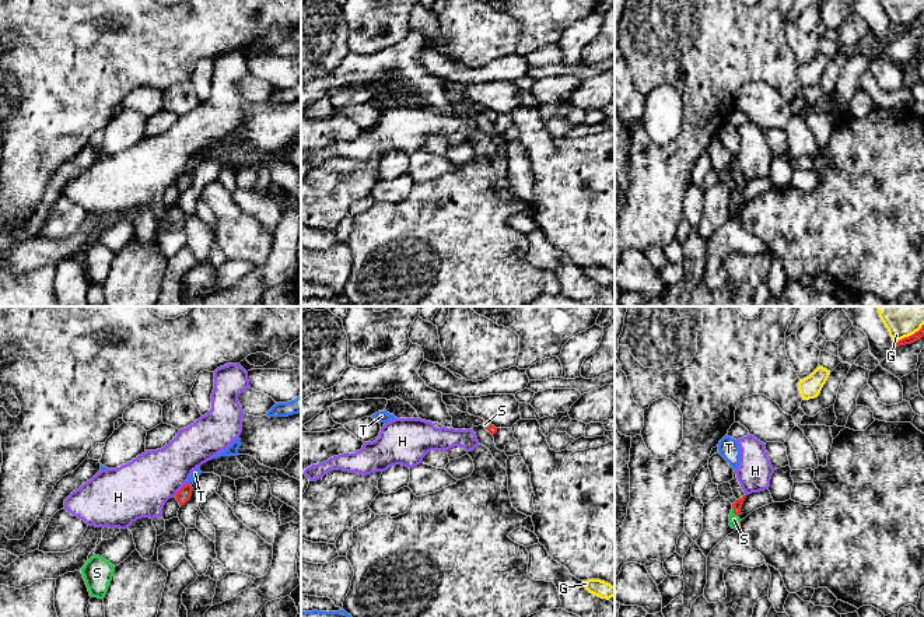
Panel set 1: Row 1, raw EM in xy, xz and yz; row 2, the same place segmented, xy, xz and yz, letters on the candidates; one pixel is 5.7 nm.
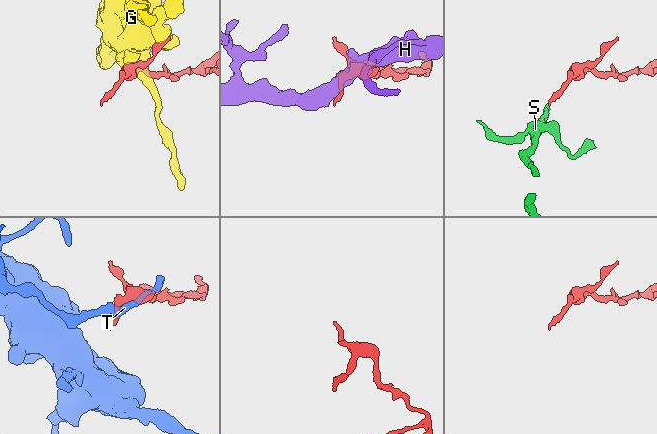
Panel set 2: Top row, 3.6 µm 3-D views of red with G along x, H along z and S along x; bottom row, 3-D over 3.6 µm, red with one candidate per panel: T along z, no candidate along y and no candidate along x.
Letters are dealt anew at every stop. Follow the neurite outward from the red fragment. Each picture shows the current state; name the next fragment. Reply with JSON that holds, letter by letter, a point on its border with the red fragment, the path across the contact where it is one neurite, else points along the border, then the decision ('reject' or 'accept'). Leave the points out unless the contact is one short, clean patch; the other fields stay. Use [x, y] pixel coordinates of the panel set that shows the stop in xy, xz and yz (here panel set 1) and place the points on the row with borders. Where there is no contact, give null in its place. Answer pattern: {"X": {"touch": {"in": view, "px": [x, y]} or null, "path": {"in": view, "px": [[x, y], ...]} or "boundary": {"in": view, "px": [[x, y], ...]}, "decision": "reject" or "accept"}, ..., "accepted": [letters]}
{"G": {"touch": {"in": "yz", "px": [909, 336]}, "decision": "reject"}, "H": {"touch": {"in": "xy", "px": [179, 490]}, "boundary": {"in": "xy", "px": [[184, 484], [174, 495]]}, "decision": "reject"}, "S": {"touch": {"in": "yz", "px": [734, 512]}, "path": {"in": "yz", "px": [[737, 505], [734, 512], [734, 519]]}, "decision": "accept"}, "T": {"touch": {"in": "xy", "px": [186, 484]}, "boundary": {"in": "xy", "px": [[189, 483], [185, 486]]}, "decision": "reject"}, "accepted": ["S"]}

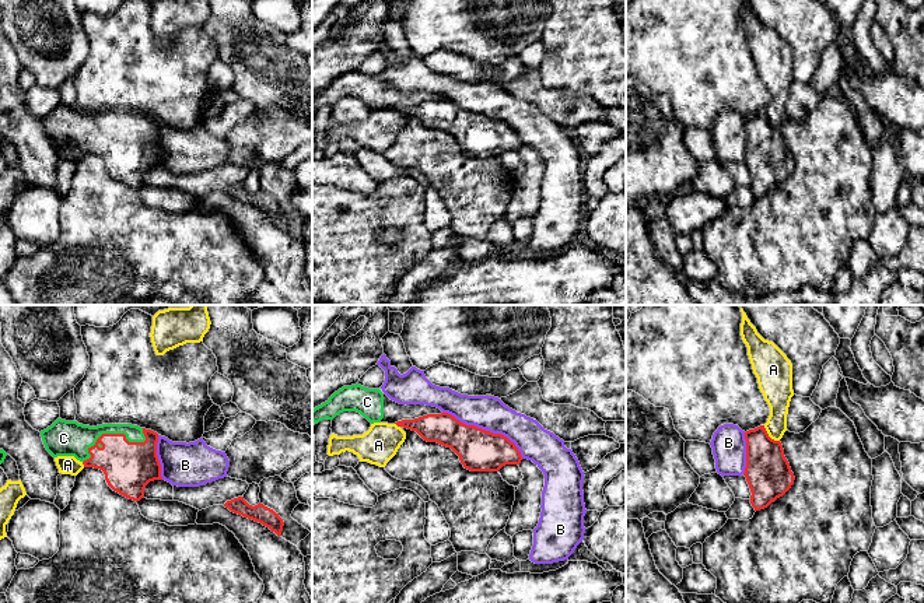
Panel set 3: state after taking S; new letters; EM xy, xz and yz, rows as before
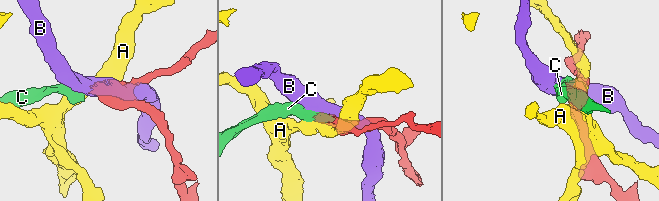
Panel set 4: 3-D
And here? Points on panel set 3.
{"A": {"touch": {"in": "yz", "px": [767, 435]}, "decision": "reject"}, "B": {"touch": {"in": "xz", "px": [485, 430]}, "decision": "reject"}, "C": {"touch": {"in": "xy", "px": [115, 434]}, "path": {"in": "xy", "px": [[128, 466], [115, 434], [72, 438]]}, "decision": "accept"}, "accepted": ["C"]}

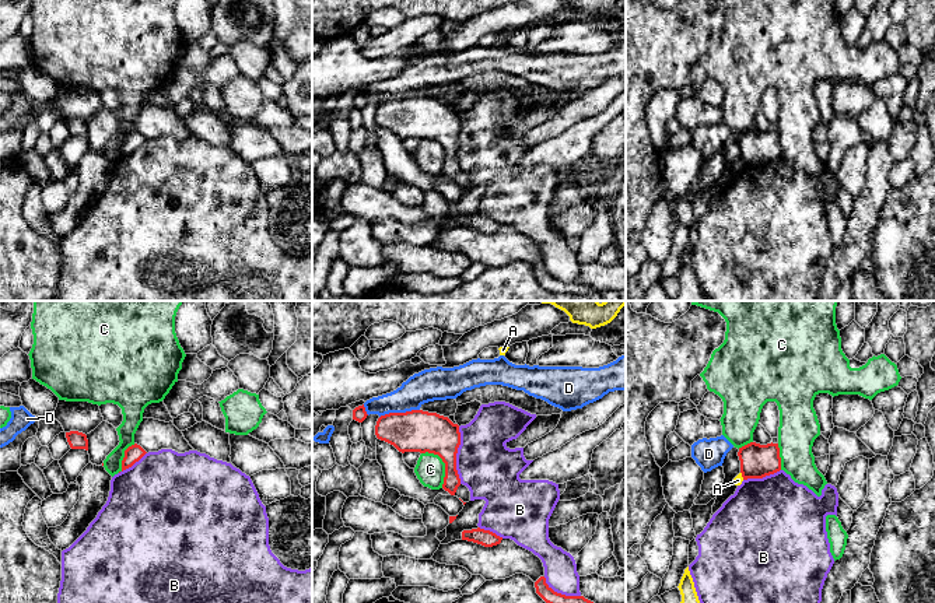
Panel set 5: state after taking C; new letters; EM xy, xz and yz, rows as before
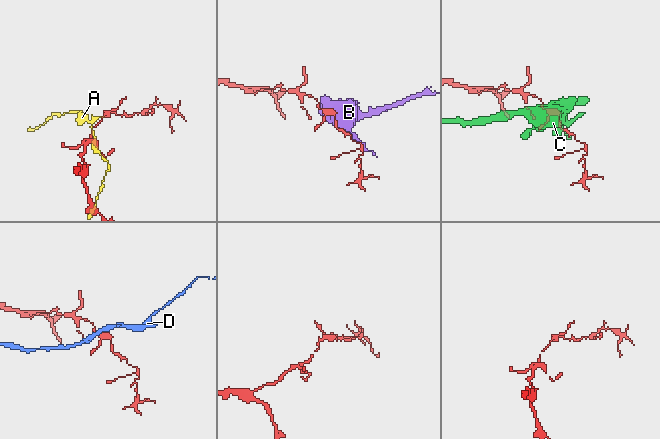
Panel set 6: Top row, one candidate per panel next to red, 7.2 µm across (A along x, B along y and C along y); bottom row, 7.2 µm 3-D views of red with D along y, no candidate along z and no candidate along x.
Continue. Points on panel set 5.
{"A": {"touch": {"in": "yz", "px": [742, 476]}, "boundary": {"in": "yz", "px": [[741, 472], [743, 479]]}, "decision": "reject"}, "B": {"touch": {"in": "xz", "px": [455, 455]}, "decision": "reject"}, "C": {"touch": {"in": "xz", "px": [444, 462]}, "decision": "reject"}, "D": {"touch": {"in": "xz", "px": [399, 413]}, "boundary": {"in": "xz", "px": [[419, 409], [385, 413], [380, 417]]}, "decision": "reject"}, "accepted": []}

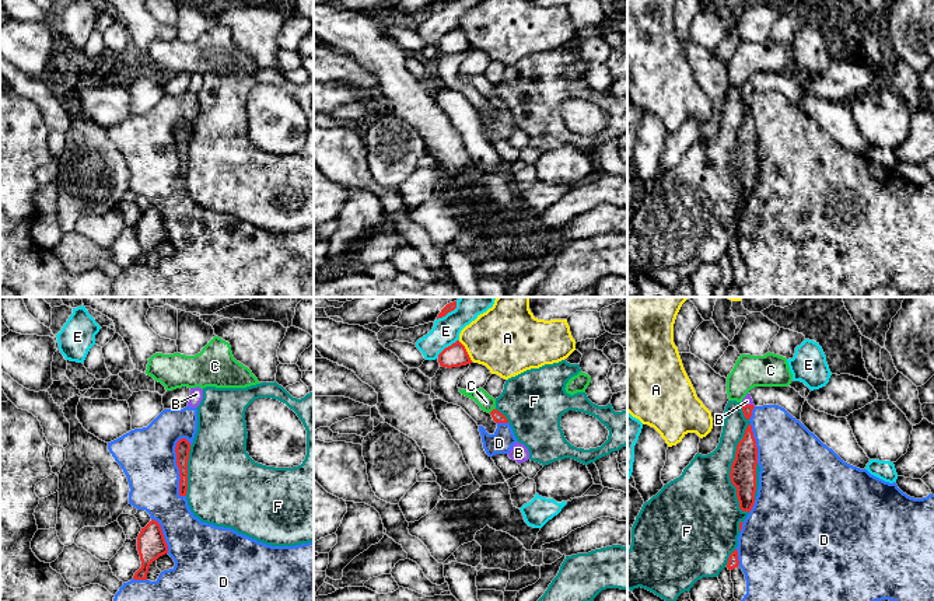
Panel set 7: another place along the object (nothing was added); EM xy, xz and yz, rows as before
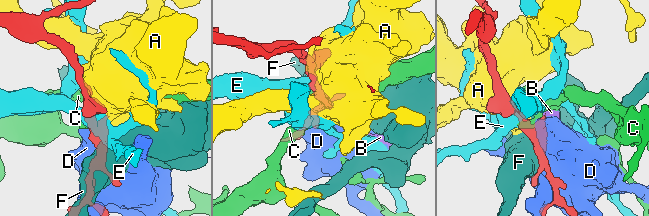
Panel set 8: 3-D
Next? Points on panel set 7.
{"A": {"touch": {"in": "xz", "px": [465, 350]}, "decision": "reject"}, "B": {"touch": {"in": "yz", "px": [748, 405]}, "path": {"in": "yz", "px": [[747, 409], [748, 405], [747, 401]]}, "decision": "accept"}, "C": {"touch": {"in": "xz", "px": [493, 409]}, "boundary": {"in": "xz", "px": [[495, 408], [489, 412]]}, "decision": "reject"}, "D": {"touch": {"in": "xy", "px": [178, 467]}, "decision": "reject"}, "E": {"touch": {"in": "xz", "px": [448, 346]}, "decision": "reject"}, "F": {"touch": {"in": "yz", "px": [731, 470]}, "decision": "reject"}, "accepted": ["B"]}

